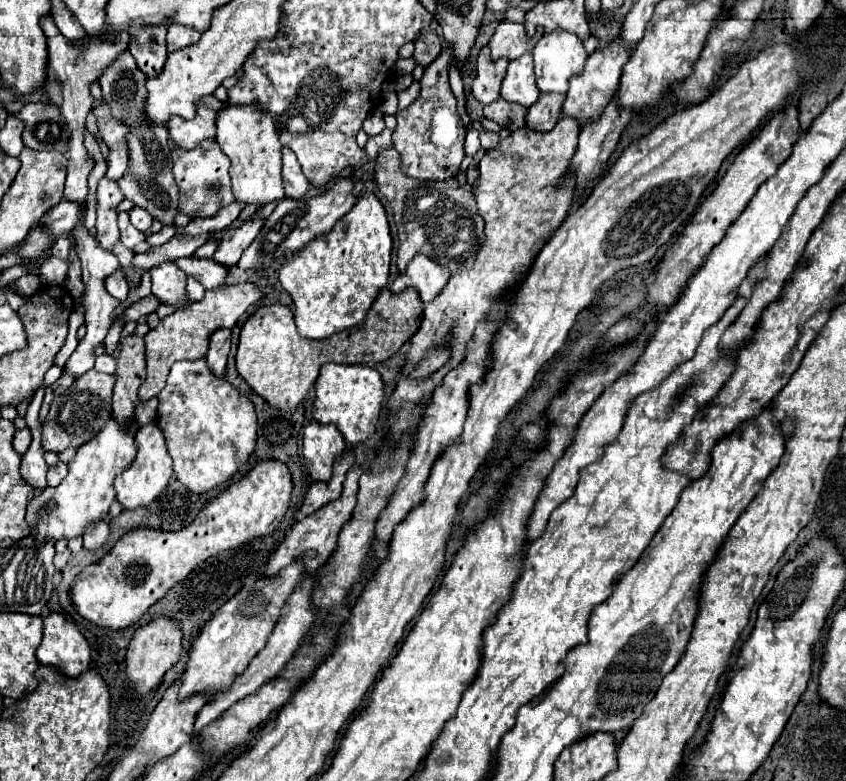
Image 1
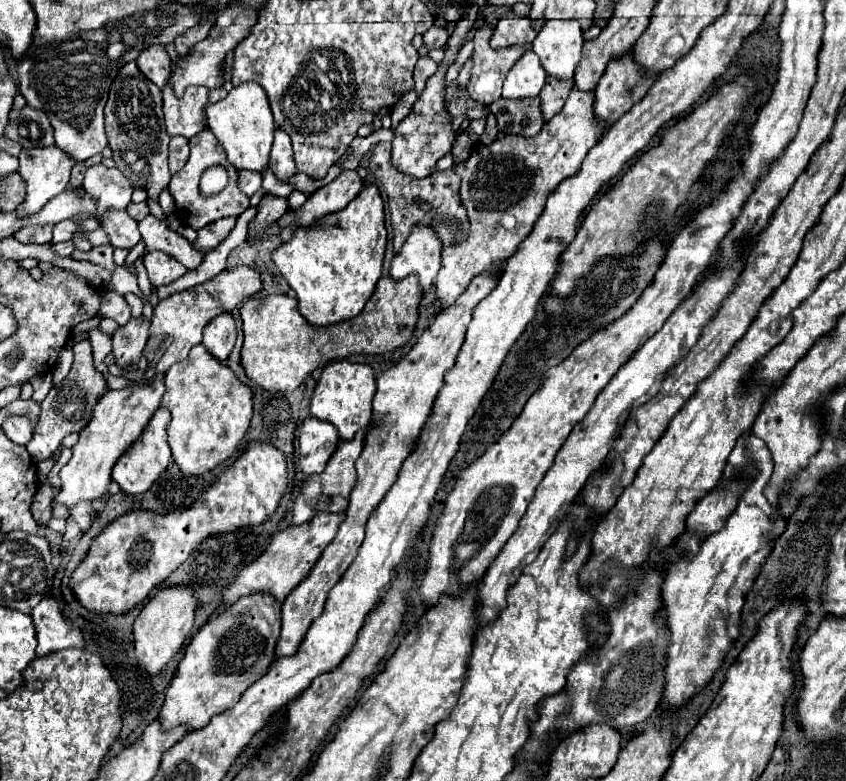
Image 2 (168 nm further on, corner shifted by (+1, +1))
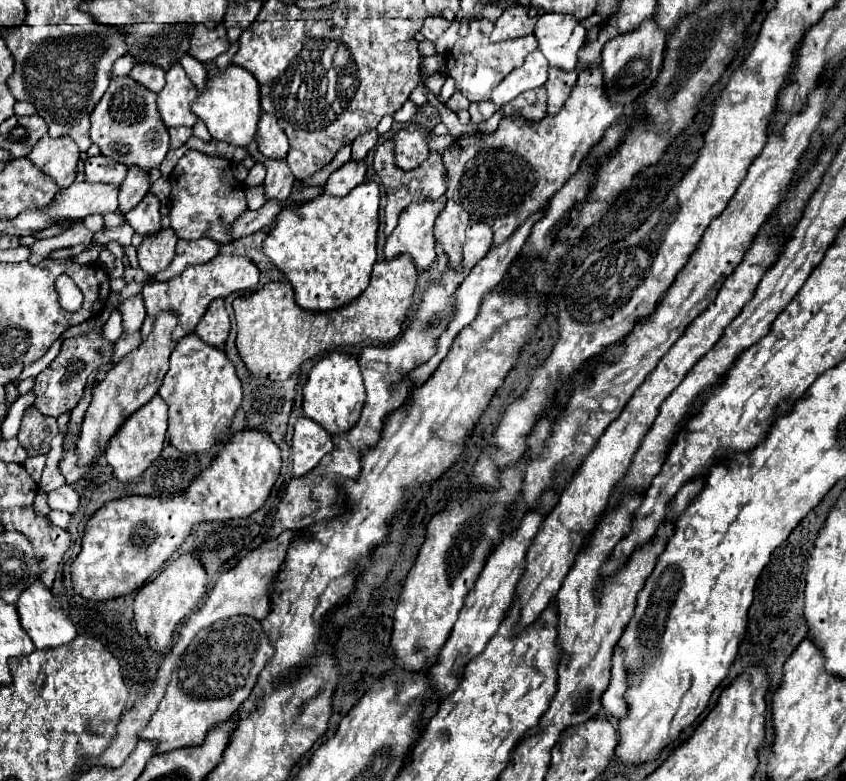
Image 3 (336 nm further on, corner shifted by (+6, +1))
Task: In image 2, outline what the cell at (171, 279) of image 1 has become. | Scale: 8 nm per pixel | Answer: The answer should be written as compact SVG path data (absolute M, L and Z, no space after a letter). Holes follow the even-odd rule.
M148 251L144 255L144 265L148 269L150 283L156 287L168 285L186 273L184 265L180 265L174 257L168 257L166 253L160 251Z

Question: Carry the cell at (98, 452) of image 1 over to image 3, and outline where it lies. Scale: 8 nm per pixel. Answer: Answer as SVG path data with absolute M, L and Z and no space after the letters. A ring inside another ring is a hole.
M161 313L155 321L151 337L147 337L147 341L141 341L141 345L135 351L127 353L119 363L115 363L113 369L107 373L107 377L93 389L93 401L85 413L75 449L77 465L95 467L99 457L105 455L105 449L113 439L113 435L121 429L123 421L127 421L127 417L131 417L139 407L143 407L157 395L161 381L169 369L169 355L175 349L175 343L171 341L175 325L177 325L175 313Z

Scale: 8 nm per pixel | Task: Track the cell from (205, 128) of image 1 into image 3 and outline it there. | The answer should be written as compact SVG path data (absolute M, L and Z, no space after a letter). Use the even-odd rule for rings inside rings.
M175 63L167 71L167 85L157 97L157 107L167 128L192 128L197 123L198 117L191 111L191 105L197 99L197 95L197 87L187 77L185 69L179 63Z

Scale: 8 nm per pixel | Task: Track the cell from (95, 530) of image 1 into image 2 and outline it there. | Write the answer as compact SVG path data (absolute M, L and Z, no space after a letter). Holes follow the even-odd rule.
M80 501L80 505L74 505L72 509L68 509L68 513L80 525L82 531L86 531L94 519L94 509L88 501Z

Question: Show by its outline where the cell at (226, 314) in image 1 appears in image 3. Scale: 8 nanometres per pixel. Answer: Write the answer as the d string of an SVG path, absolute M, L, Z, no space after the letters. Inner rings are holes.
M217 255L203 265L187 267L181 275L173 277L167 283L145 285L141 295L143 295L143 301L145 301L147 317L145 317L145 323L141 327L141 337L143 339L149 337L149 333L153 329L153 323L155 323L155 319L161 311L171 311L179 317L179 323L177 323L177 329L173 331L173 337L183 339L183 337L193 333L199 319L203 317L203 313L207 311L207 307L215 299L225 299L235 291L253 289L253 287L257 287L257 283L259 283L259 269L249 259L245 259L241 255Z

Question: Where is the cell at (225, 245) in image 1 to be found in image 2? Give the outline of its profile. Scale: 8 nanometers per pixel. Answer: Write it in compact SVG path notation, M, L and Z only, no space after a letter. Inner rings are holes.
M264 195L262 201L260 201L260 205L258 205L258 215L250 223L248 241L256 241L256 239L264 237L264 229L270 223L274 223L276 219L280 219L288 209L290 209L288 207L288 199L276 197L276 195Z

